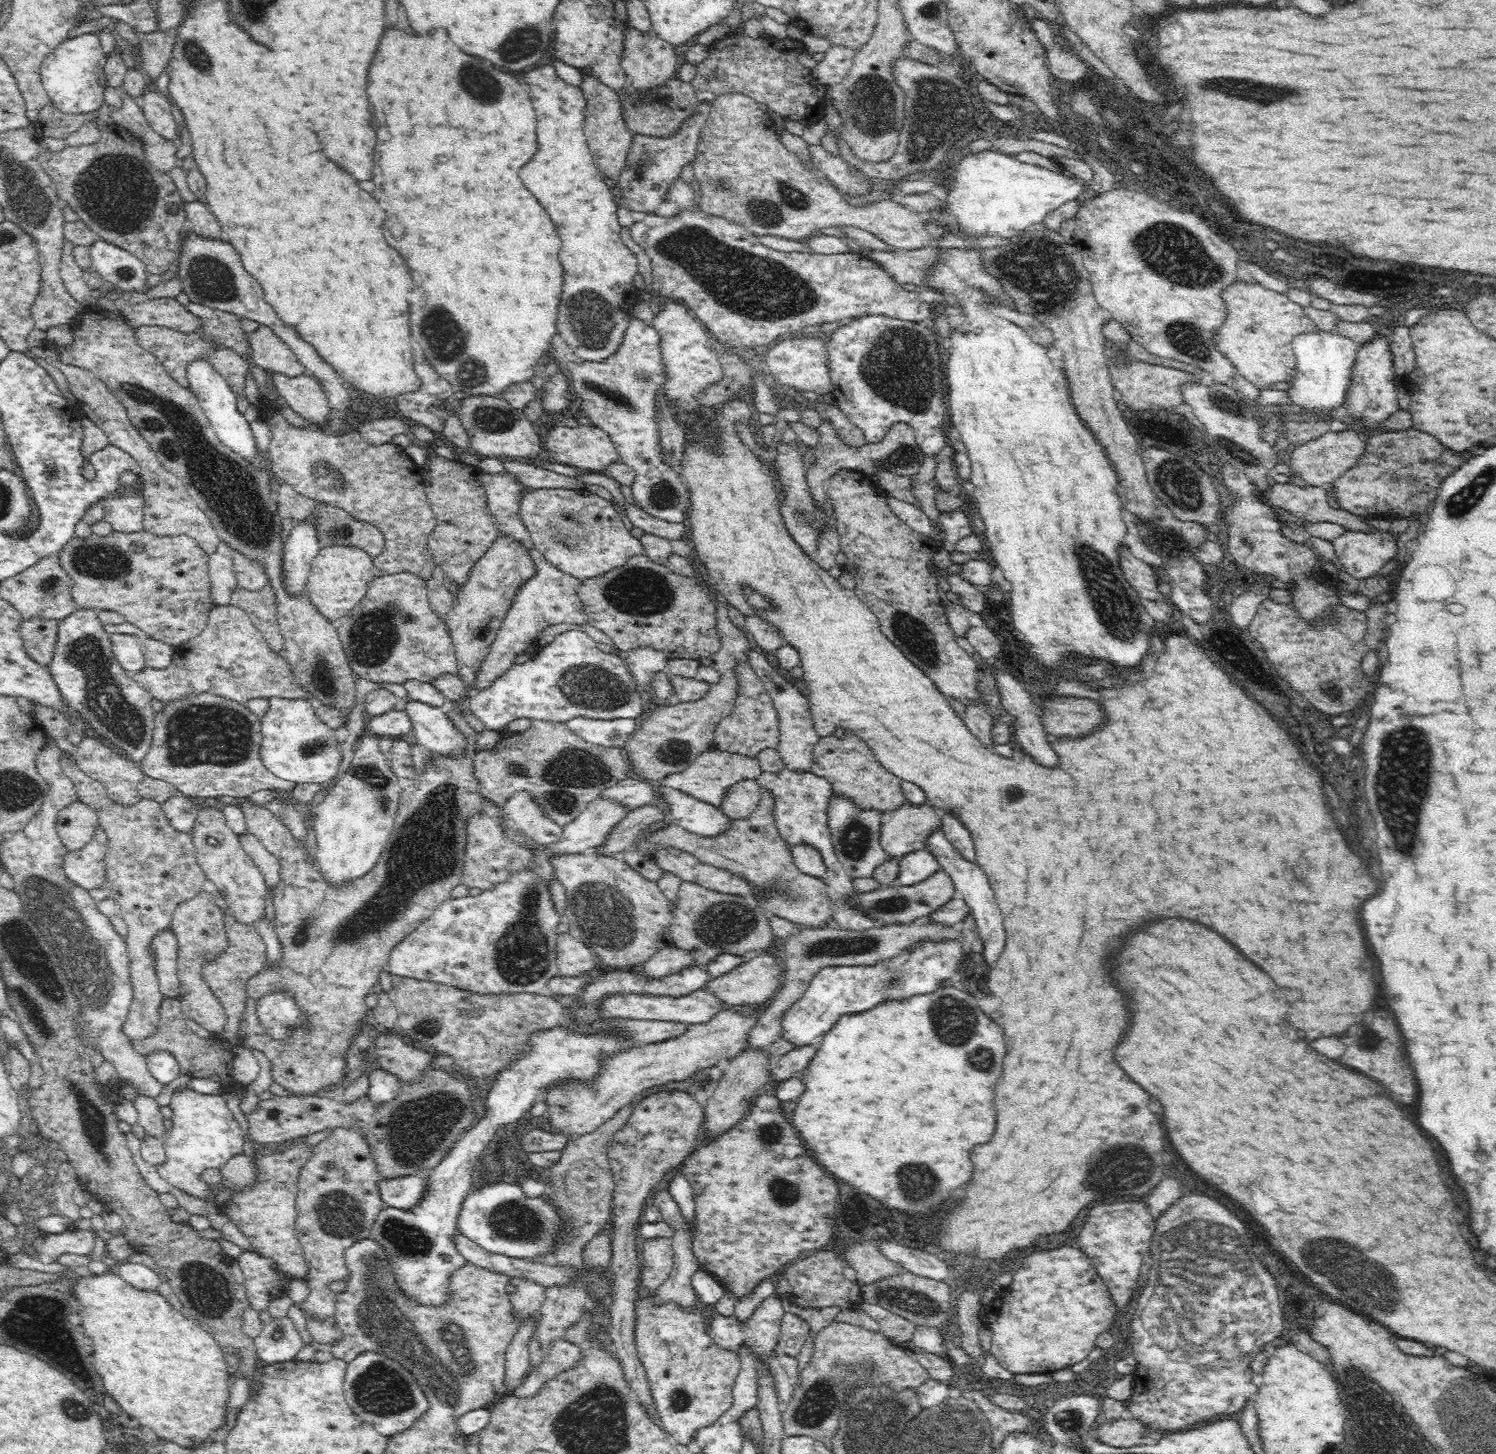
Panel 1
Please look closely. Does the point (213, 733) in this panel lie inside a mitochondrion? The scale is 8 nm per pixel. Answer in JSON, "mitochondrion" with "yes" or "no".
{"mitochondrion":"yes"}

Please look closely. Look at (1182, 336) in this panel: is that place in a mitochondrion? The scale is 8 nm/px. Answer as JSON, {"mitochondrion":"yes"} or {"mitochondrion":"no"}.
{"mitochondrion":"yes"}

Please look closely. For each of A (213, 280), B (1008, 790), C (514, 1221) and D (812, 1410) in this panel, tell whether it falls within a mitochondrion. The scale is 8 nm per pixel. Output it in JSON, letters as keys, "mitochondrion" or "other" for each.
{"A":"mitochondrion","B":"mitochondrion","C":"mitochondrion","D":"mitochondrion"}

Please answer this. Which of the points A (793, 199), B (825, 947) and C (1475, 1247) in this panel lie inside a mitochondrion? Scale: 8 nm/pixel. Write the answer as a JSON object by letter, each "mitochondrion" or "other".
{"A":"mitochondrion","B":"mitochondrion","C":"other"}

